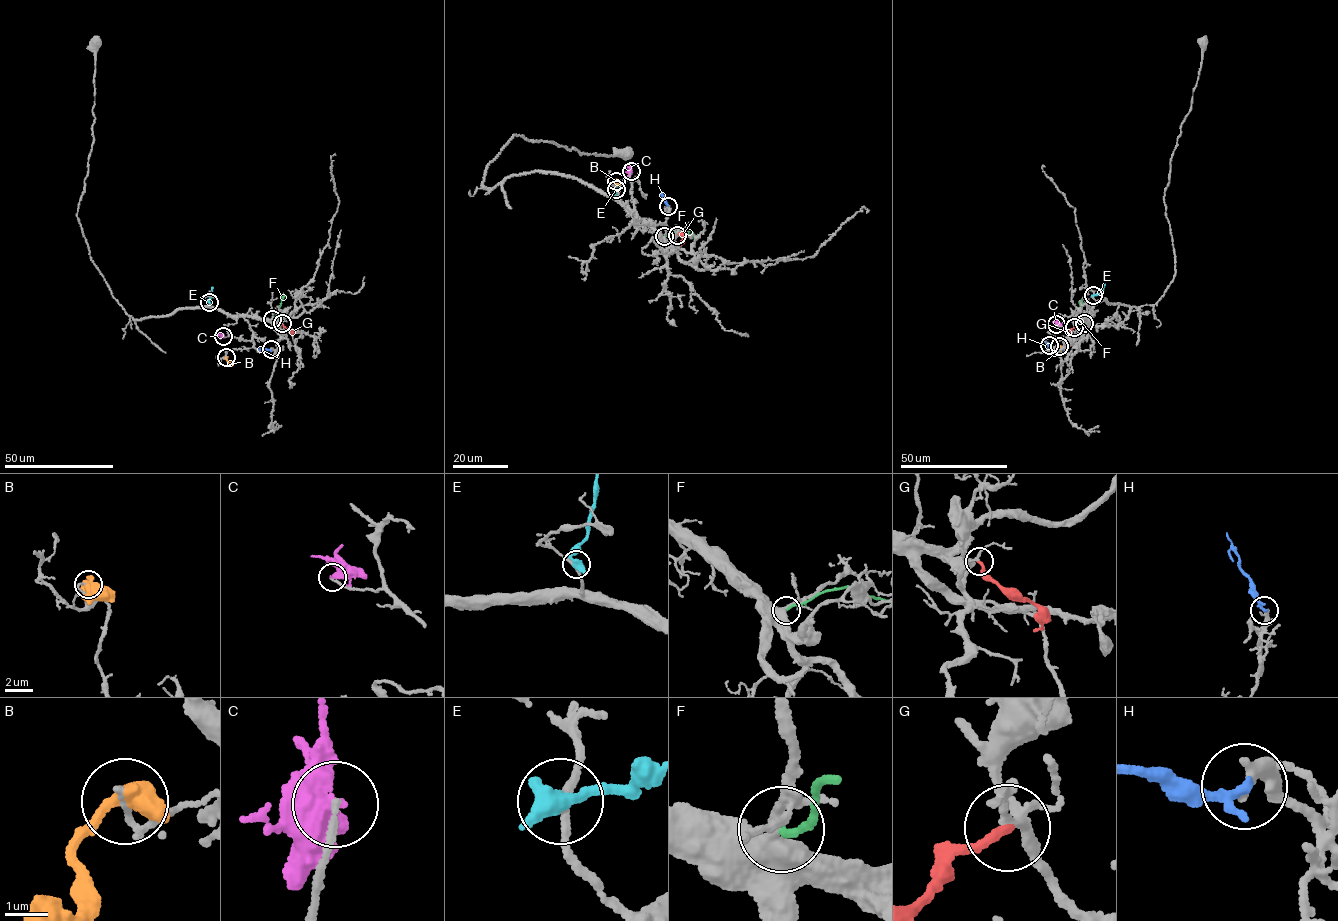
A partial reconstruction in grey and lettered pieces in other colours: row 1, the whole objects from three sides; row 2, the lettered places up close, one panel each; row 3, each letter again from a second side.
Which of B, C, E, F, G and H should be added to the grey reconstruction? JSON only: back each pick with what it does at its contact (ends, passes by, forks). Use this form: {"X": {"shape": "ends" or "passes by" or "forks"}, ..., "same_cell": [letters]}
{"H": {"shape": "ends"}, "same_cell": ["H"]}

